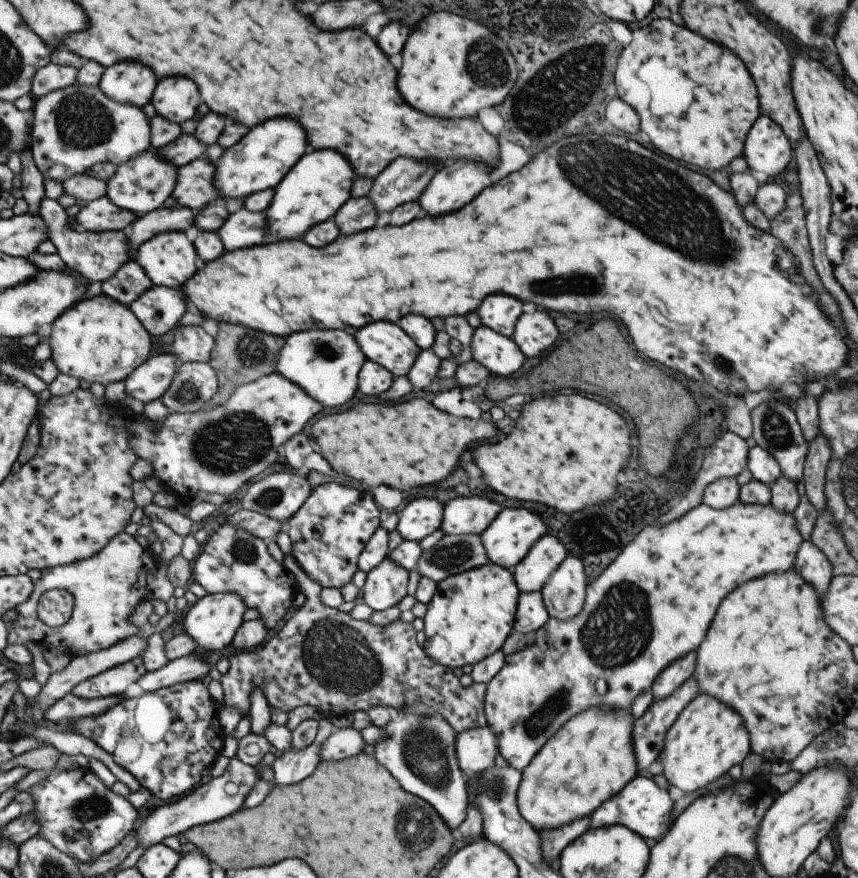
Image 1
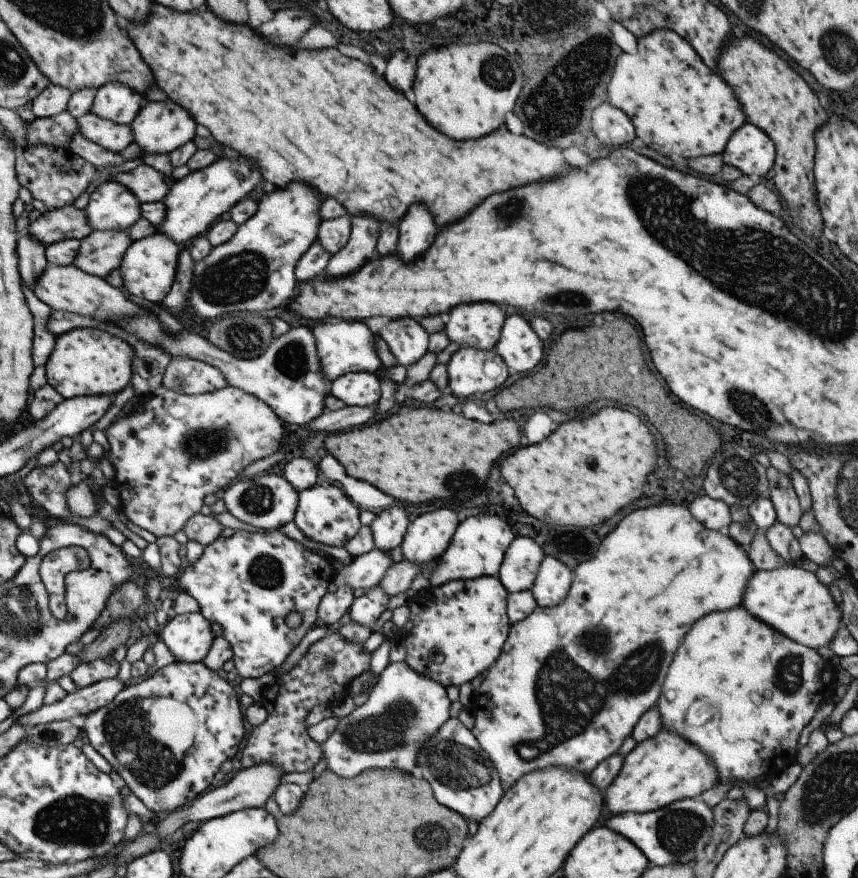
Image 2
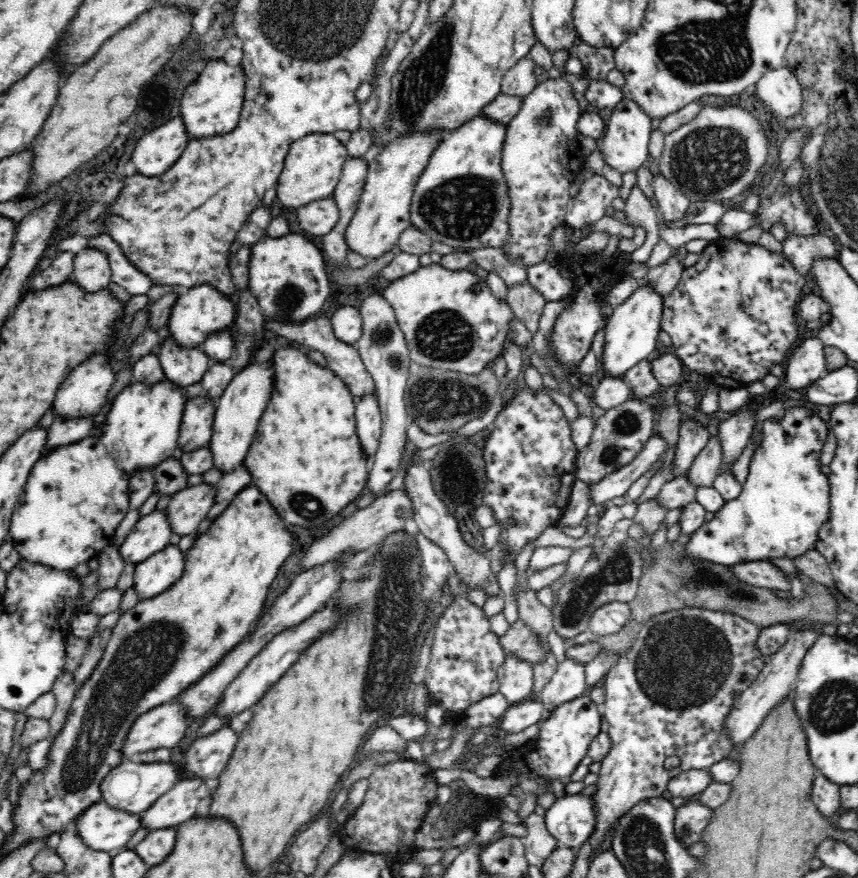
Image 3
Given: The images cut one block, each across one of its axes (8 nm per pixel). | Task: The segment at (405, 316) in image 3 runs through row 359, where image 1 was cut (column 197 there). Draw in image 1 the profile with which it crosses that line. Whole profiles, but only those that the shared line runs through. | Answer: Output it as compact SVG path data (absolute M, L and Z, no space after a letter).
M277 372L257 378L249 384L238 386L231 394L227 402L215 408L201 408L192 413L171 413L159 424L153 424L144 416L134 416L133 422L129 424L129 440L131 450L137 458L143 458L151 466L151 477L156 478L162 486L162 491L172 494L176 504L185 506L190 496L197 492L205 494L229 495L237 489L241 489L245 482L257 478L265 468L269 468L275 460L285 440L301 433L307 420L311 420L323 406L307 396L303 388L289 382Z

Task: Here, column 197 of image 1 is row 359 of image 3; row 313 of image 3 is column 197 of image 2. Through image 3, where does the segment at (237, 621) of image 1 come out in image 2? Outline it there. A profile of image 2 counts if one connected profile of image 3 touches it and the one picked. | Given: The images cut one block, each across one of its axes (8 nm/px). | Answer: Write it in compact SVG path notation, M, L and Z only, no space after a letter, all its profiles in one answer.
M197 612L175 615L159 631L160 641L179 663L200 662L212 644L210 625Z

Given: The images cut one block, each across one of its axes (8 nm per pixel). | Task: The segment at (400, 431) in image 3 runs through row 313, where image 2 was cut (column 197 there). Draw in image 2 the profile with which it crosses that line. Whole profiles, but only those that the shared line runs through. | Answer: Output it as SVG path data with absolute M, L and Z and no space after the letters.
M173 357L162 377L163 390L185 395L211 393L228 384L221 372L202 361Z

